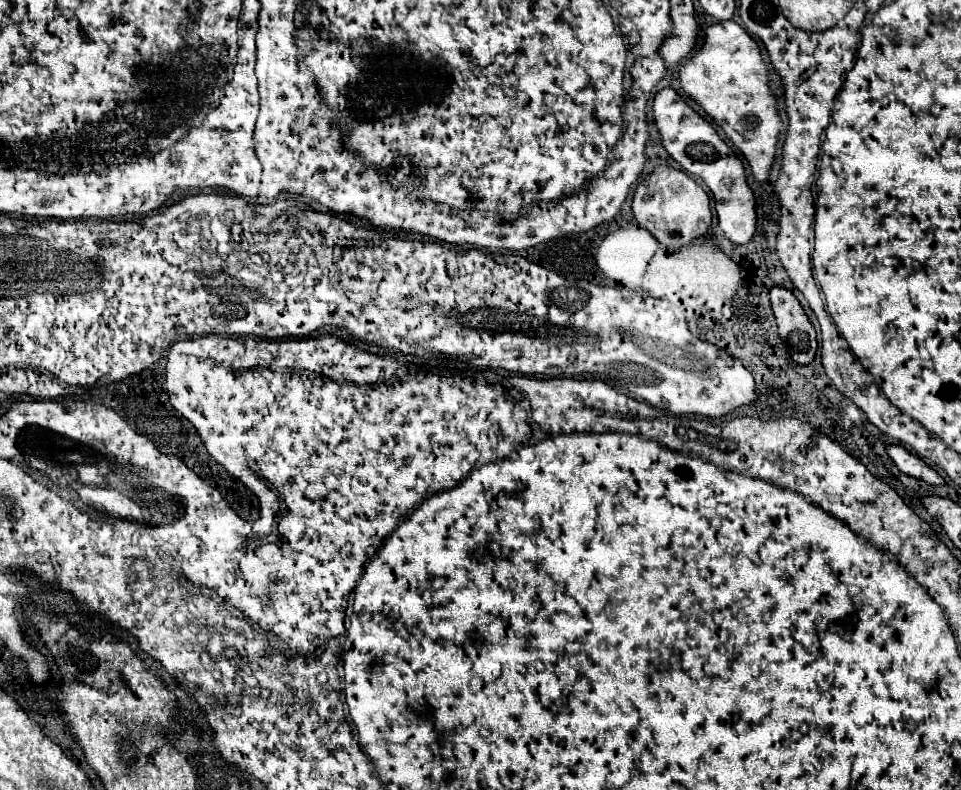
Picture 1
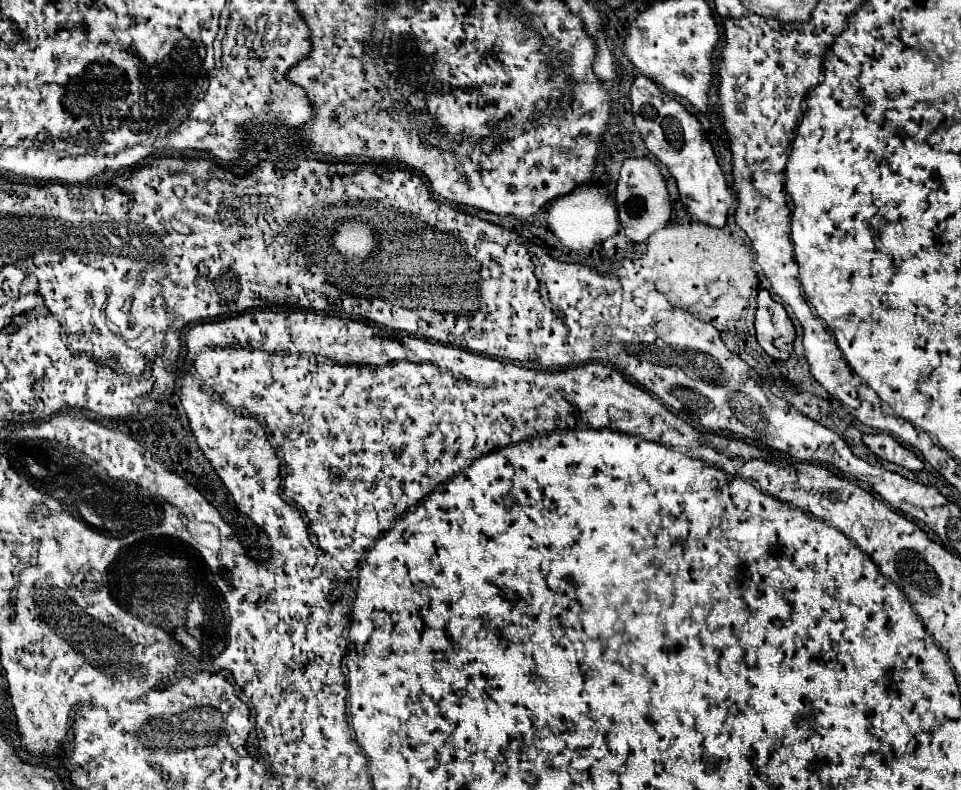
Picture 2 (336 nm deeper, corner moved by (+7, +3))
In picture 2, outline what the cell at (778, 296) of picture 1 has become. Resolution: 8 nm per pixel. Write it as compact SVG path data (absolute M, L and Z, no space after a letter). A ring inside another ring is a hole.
M759 291L755 329L759 345L775 359L789 359L793 355L795 327L785 307L777 303L769 291Z

